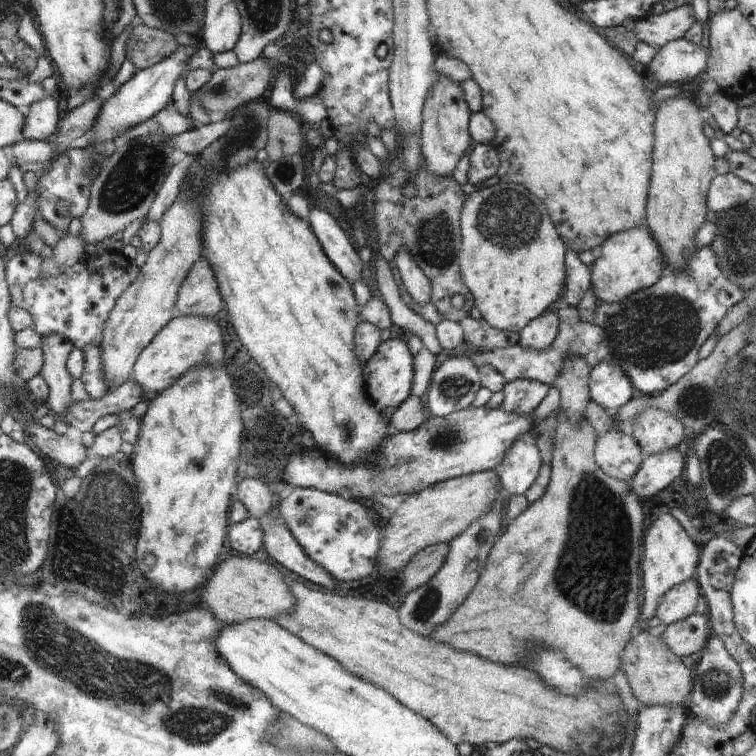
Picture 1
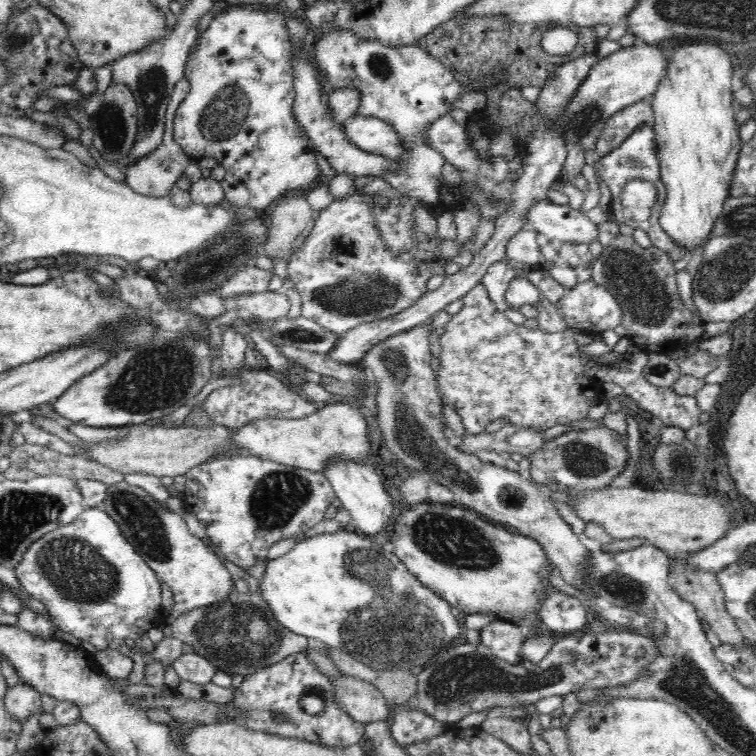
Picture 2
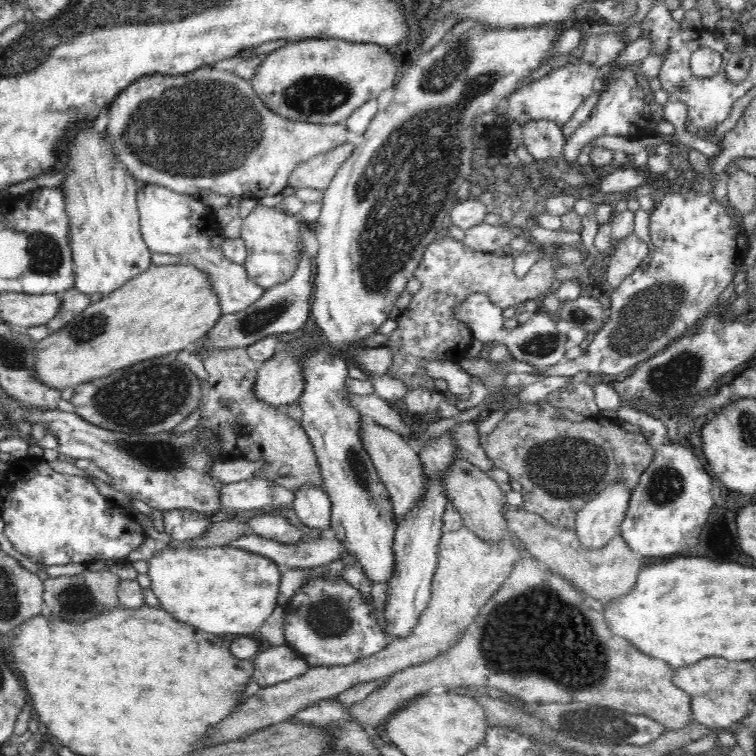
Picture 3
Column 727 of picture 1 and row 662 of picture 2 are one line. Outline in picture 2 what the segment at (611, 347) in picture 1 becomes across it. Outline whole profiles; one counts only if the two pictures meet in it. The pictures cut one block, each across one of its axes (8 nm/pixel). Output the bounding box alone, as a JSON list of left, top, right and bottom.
[216,652,365,748]

